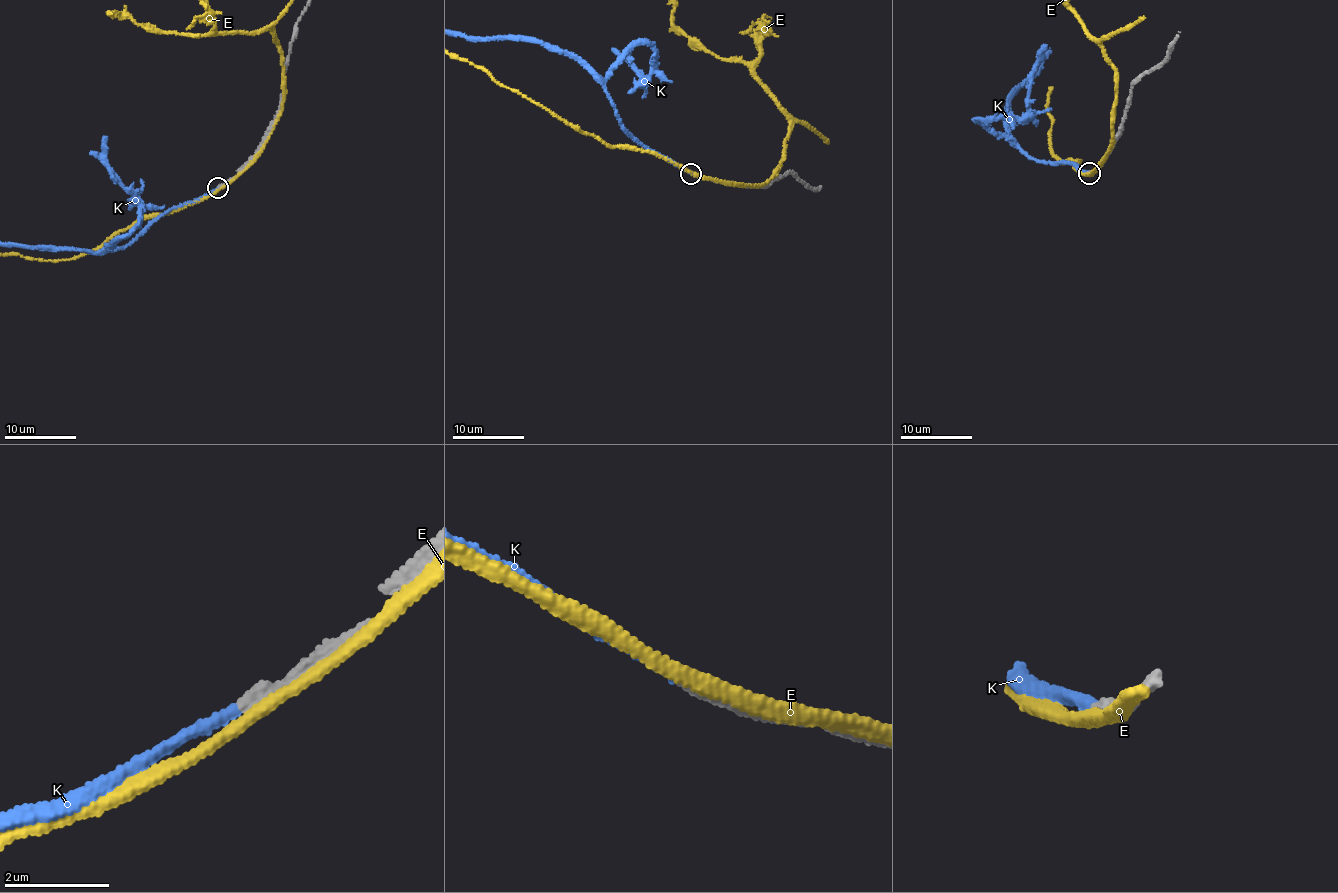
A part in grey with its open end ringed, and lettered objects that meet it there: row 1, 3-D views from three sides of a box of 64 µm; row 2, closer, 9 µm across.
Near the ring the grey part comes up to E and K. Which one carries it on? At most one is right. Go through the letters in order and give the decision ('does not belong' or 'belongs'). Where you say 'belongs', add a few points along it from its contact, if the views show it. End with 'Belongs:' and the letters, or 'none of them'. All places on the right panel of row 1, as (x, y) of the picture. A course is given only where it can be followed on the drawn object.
E: does not belong
K: belongs
Belongs: K

